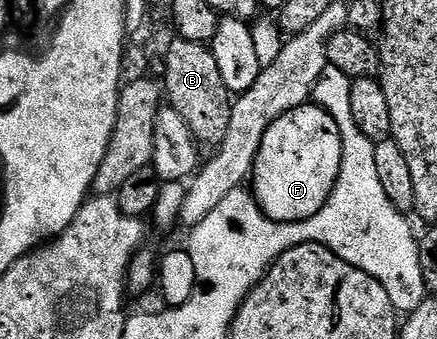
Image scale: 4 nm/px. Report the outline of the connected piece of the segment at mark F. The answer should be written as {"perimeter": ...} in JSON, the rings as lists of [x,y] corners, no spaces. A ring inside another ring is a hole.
{"perimeter":[[[309,102],[282,114],[266,130],[252,167],[250,191],[271,220],[298,222],[322,210],[338,182],[341,166],[342,138],[338,122],[330,118],[325,108]]]}

